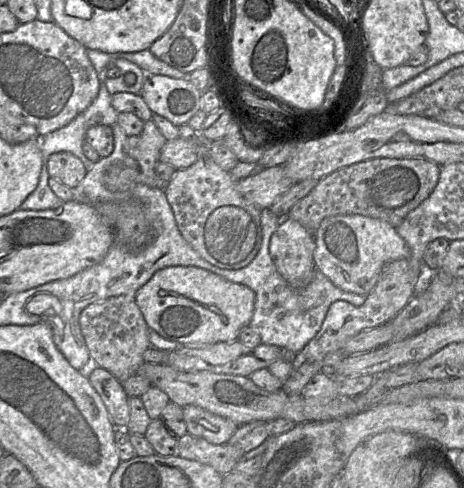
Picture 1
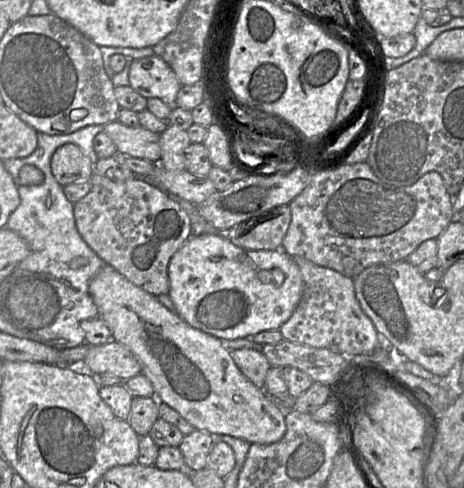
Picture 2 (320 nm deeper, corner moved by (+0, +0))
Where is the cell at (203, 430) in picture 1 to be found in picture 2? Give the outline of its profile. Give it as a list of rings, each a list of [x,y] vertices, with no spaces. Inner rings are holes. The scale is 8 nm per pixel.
[[[104,265],[90,281],[89,293],[98,308],[98,317],[103,319],[111,331],[111,339],[125,345],[138,359],[142,367],[141,374],[151,382],[156,399],[176,410],[196,430],[200,430],[211,435],[229,435],[245,440],[250,444],[269,445],[276,443],[283,438],[286,432],[285,411],[280,407],[276,400],[264,391],[264,389],[256,387],[242,374],[232,359],[231,351],[222,346],[220,339],[189,325],[175,311],[172,312],[162,305],[156,296],[149,294],[140,287],[134,285],[110,265]]]

